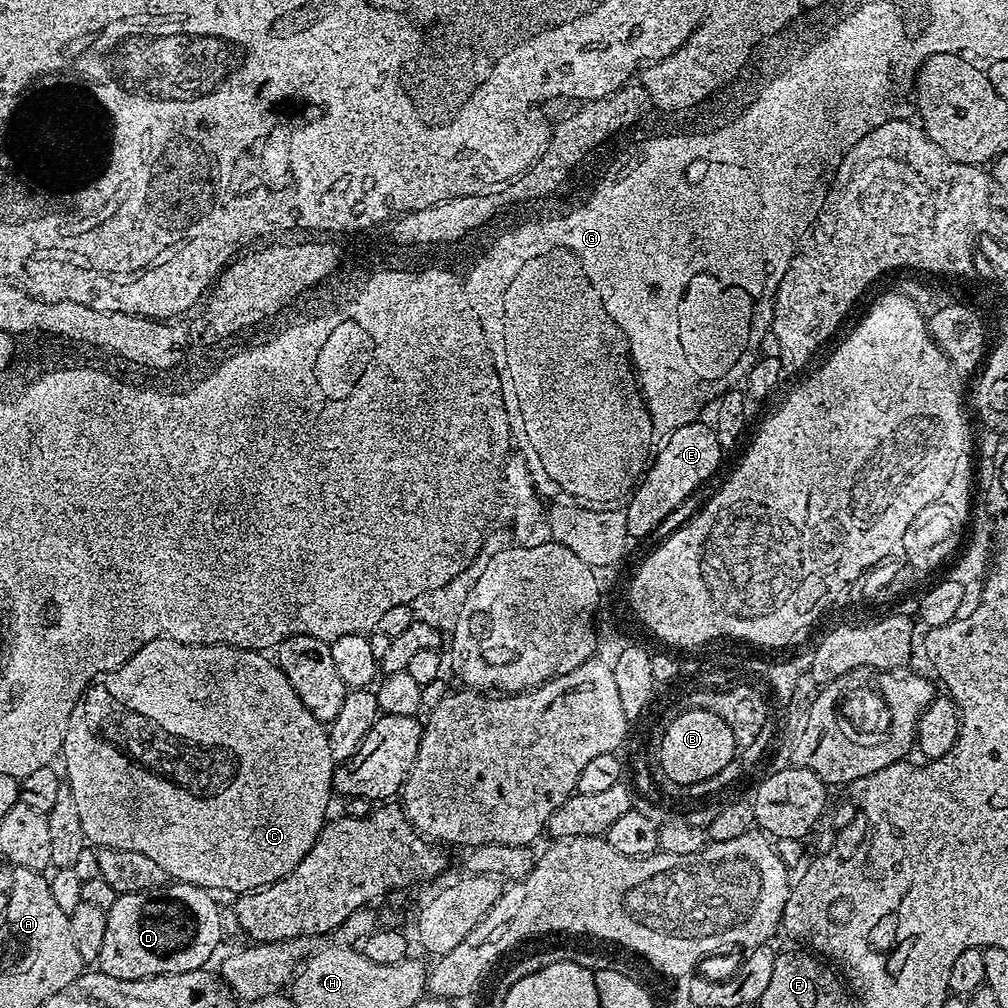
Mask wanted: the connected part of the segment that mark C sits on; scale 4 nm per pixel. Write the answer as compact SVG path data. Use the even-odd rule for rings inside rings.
M155 640L146 642L146 646L135 652L123 666L103 673L88 685L87 692L70 714L62 761L68 789L74 794L74 806L78 806L78 818L82 818L82 830L93 845L144 854L150 858L150 862L158 865L165 877L173 876L173 881L209 890L221 888L231 894L265 888L267 884L290 875L298 862L306 858L329 819L328 803L334 800L334 761L328 745L328 729L318 718L314 718L314 714L310 714L310 710L306 710L306 706L302 706L302 698L294 694L294 686L290 686L275 659L268 657L267 660L264 656L267 655L260 650L225 644L183 644L173 640Z

